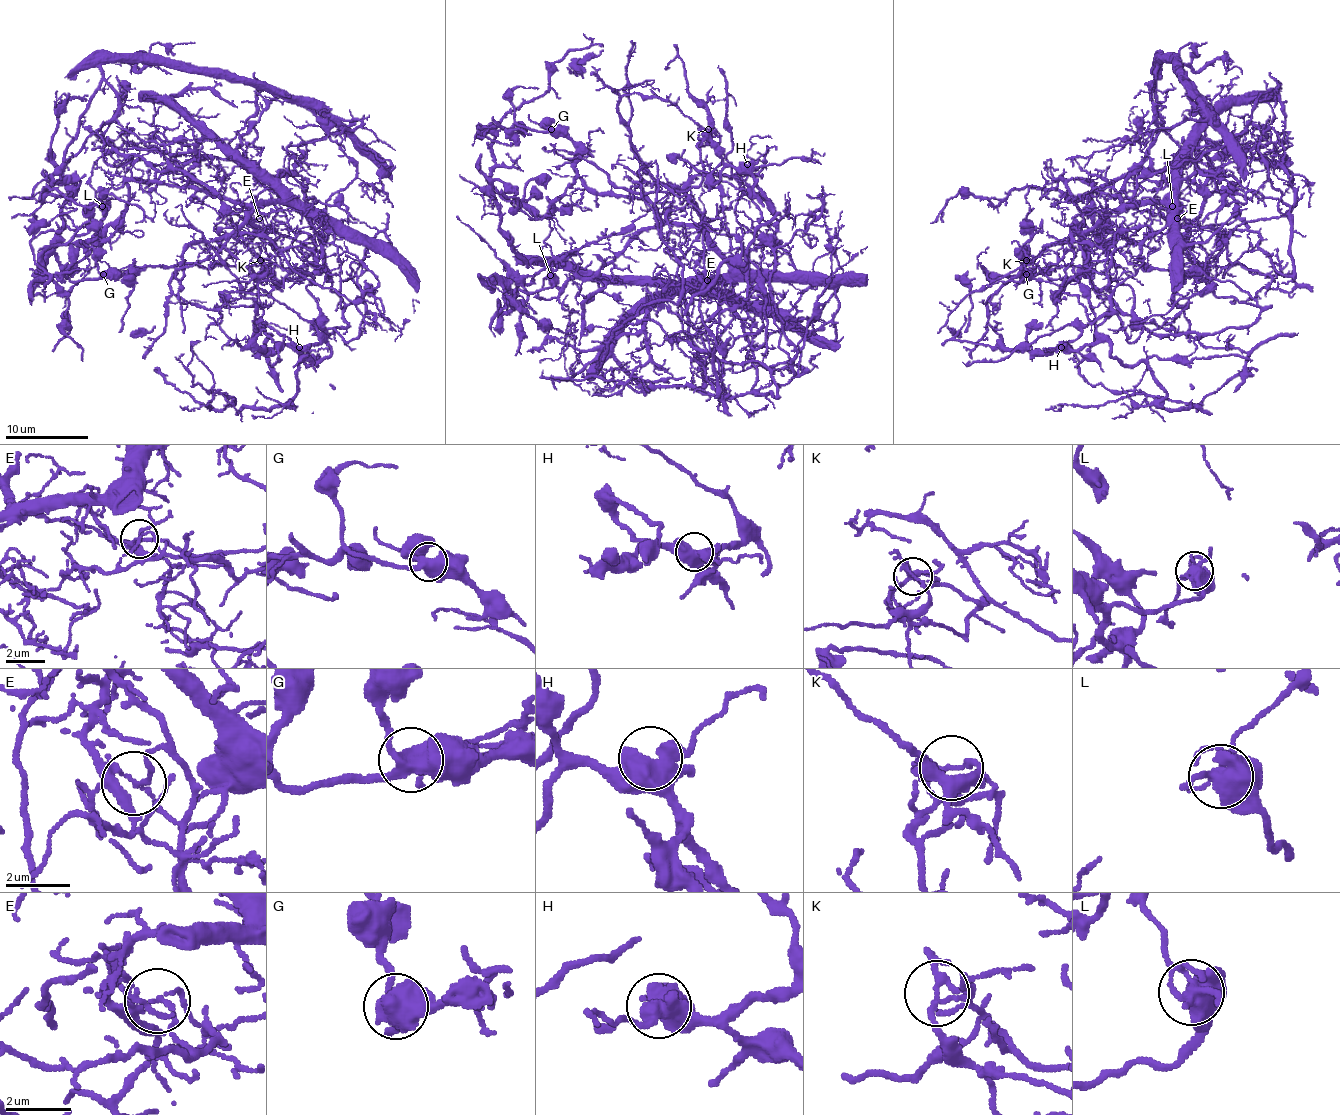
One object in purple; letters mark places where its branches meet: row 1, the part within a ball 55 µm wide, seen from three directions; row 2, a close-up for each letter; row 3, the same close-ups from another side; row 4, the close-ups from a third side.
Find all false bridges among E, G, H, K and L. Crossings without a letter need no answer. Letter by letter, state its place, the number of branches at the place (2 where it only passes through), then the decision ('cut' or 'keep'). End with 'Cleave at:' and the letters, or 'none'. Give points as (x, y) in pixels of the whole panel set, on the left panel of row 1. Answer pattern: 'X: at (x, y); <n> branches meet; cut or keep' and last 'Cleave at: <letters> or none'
E: at (259, 218); 4 branches meet; cut
G: at (103, 274); 4 branches meet; keep
H: at (299, 347); 4 branches meet; keep
K: at (260, 260); 4 branches meet; cut
L: at (102, 206); 4 branches meet; cut
Cleave at: E, K, L

